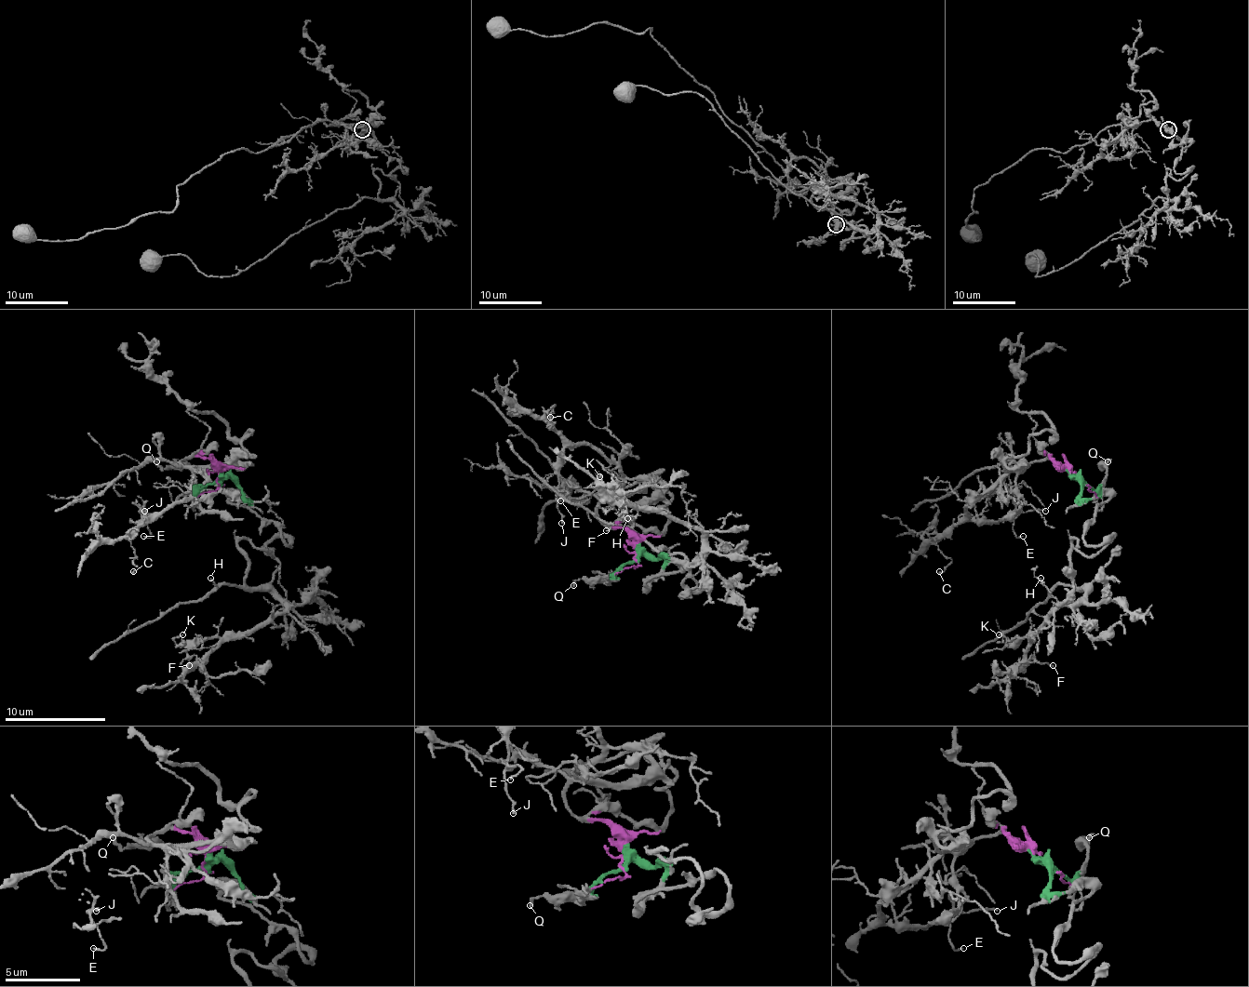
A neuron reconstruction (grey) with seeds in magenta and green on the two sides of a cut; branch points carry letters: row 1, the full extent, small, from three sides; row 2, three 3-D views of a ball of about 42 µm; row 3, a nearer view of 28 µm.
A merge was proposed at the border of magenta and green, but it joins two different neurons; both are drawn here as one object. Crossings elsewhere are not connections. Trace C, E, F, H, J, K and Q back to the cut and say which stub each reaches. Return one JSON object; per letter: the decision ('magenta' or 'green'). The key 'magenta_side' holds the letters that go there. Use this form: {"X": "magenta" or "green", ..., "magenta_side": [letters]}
{"C": "magenta", "E": "magenta", "F": "green", "H": "green", "J": "magenta", "K": "green", "Q": "green", "magenta_side": ["C", "E", "J"]}

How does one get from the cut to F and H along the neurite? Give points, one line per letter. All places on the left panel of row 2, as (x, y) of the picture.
F: (221, 473), (289, 541), (239, 541), (244, 582), (285, 603), (188, 666)
H: (221, 473), (247, 499), (231, 504), (289, 541), (272, 540), (269, 554), (241, 540), (241, 585), (211, 578)

